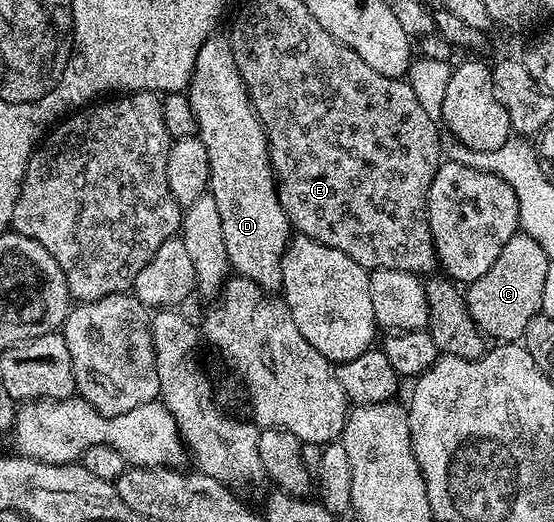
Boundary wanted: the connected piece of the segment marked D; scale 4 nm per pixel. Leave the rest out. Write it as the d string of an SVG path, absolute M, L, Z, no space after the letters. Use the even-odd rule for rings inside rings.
M215 33L207 41L203 41L203 49L199 49L199 57L195 57L195 69L189 78L187 96L190 101L194 120L197 123L196 136L203 141L207 149L207 161L209 162L209 190L208 194L215 197L215 205L219 205L219 221L223 221L223 245L227 245L227 257L230 268L236 274L245 279L250 279L255 285L261 287L266 293L277 293L281 289L281 258L289 245L291 228L287 213L283 213L283 205L277 196L277 181L273 178L273 167L269 164L269 142L265 136L259 117L253 112L253 106L249 104L249 94L243 85L243 77L239 77L239 65L235 65L235 57L231 53L231 45L224 34Z

